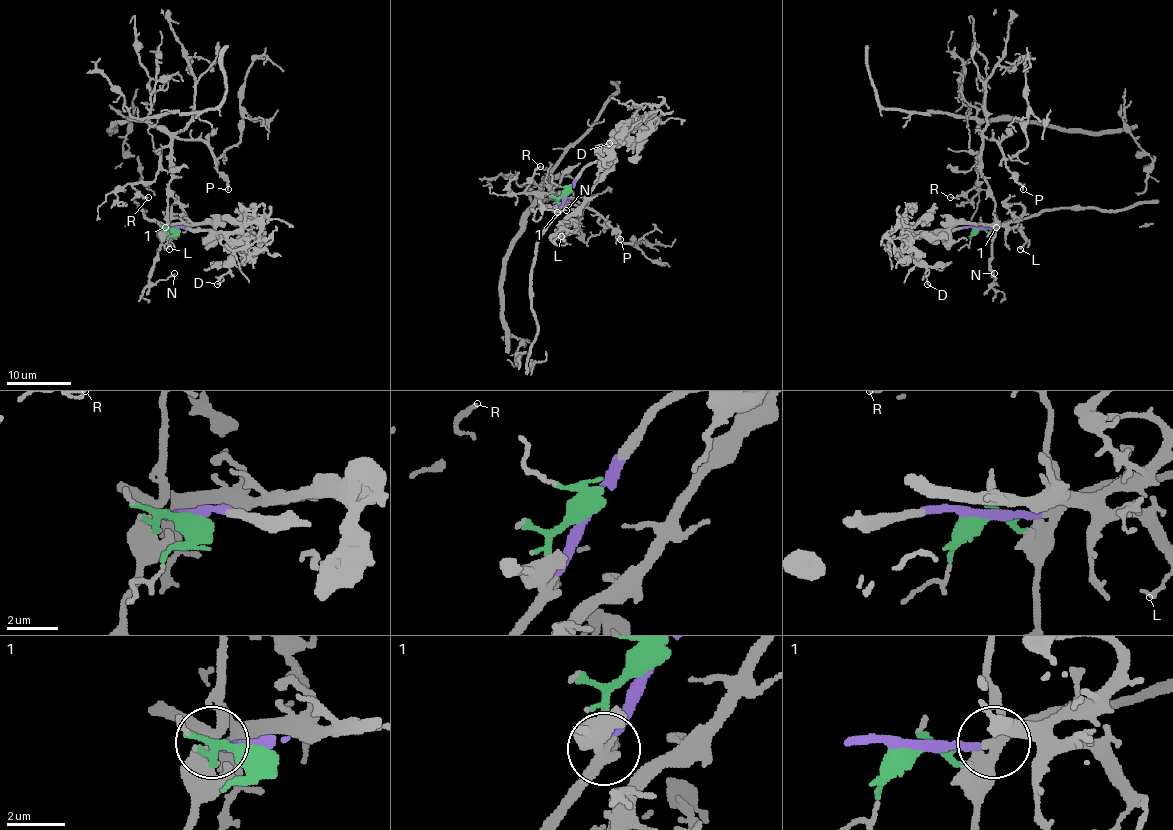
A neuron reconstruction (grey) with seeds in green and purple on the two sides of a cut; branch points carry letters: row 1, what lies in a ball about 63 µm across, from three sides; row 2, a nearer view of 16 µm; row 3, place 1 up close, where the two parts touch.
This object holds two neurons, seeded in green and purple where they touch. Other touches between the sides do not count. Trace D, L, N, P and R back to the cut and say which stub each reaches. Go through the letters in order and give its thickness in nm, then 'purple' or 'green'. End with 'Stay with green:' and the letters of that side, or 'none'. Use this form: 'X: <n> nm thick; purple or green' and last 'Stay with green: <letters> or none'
D: 120 nm thick; purple
L: 160 nm thick; purple
N: 100 nm thick; green
P: 200 nm thick; green
R: 200 nm thick; green
Stay with green: N, P, R

